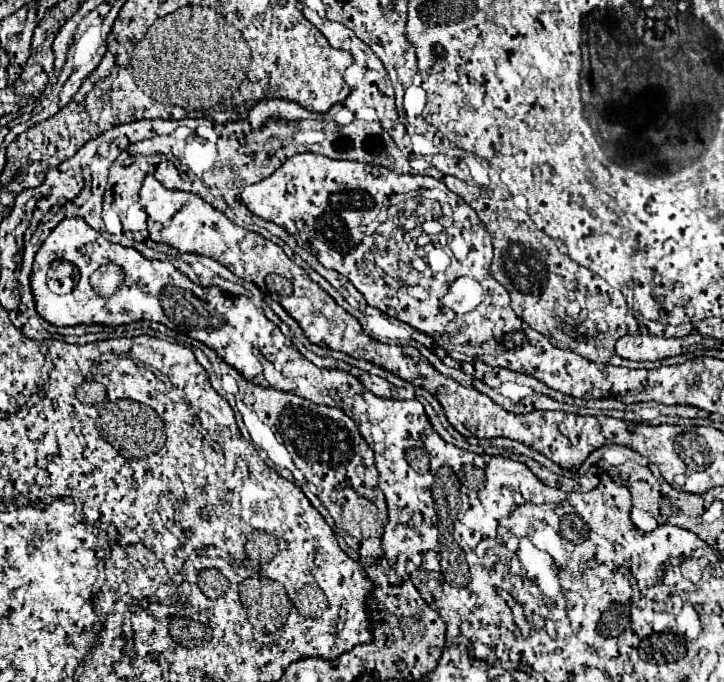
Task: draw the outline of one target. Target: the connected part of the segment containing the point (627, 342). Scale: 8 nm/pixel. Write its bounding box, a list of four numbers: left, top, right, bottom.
[616,334,702,361]

